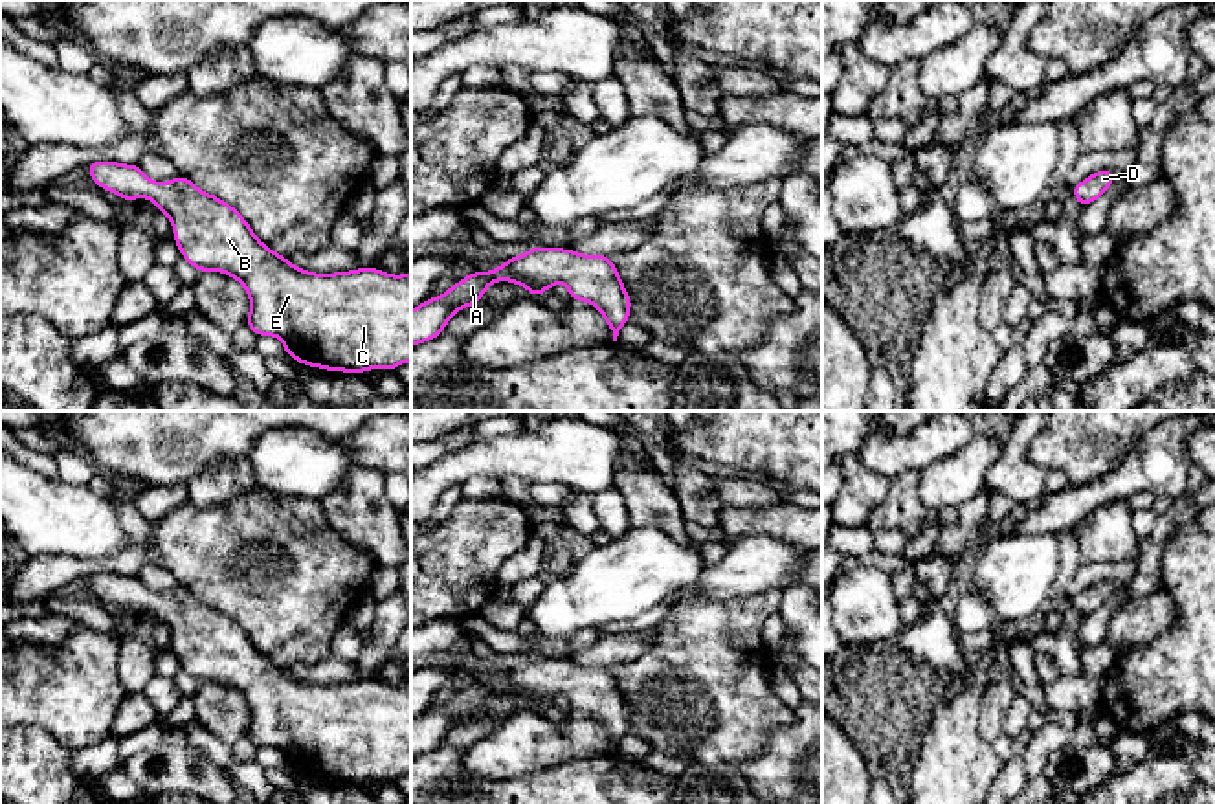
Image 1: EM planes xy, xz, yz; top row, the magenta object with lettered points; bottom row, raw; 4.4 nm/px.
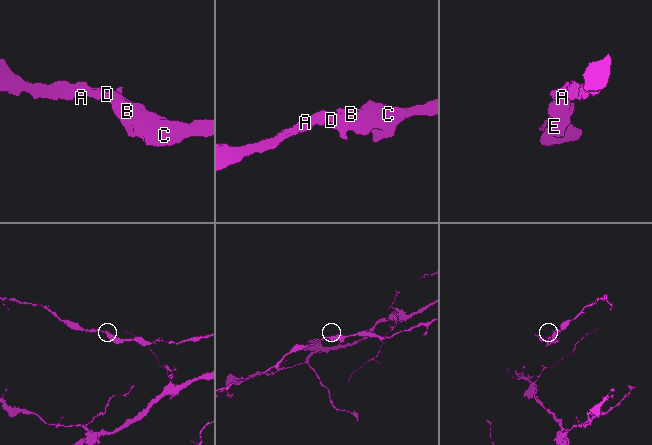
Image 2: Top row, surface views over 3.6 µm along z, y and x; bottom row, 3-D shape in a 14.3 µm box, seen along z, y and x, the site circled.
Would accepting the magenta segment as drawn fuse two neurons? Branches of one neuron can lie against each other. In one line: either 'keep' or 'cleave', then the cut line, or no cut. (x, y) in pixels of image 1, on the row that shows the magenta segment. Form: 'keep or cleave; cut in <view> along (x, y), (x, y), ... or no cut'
keep; no cut

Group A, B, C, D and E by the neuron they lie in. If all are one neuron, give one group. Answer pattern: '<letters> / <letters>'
A B C D E

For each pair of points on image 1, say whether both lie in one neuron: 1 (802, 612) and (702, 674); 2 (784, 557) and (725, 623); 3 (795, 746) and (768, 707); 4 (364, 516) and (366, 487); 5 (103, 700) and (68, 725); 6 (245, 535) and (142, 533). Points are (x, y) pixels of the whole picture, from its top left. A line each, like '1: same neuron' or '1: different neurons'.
1: different neurons
2: different neurons
3: different neurons
4: same neuron
5: same neuron
6: different neurons

